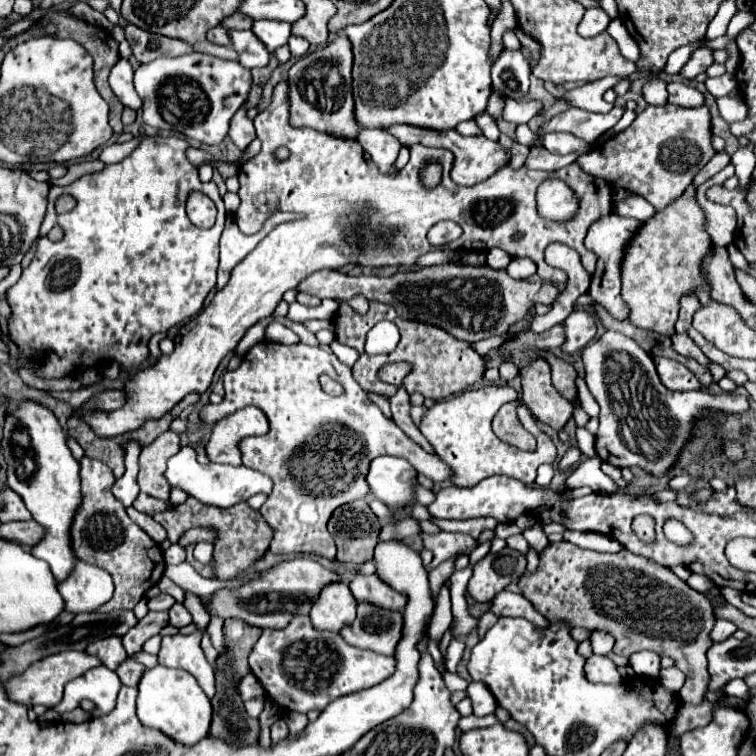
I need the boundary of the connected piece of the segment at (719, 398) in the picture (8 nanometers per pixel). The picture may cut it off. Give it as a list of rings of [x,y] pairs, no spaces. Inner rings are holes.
[[[604,333],[600,339],[596,339],[592,345],[588,345],[584,351],[582,351],[582,361],[584,361],[584,367],[586,367],[586,383],[588,383],[588,389],[590,389],[590,393],[594,395],[594,399],[598,401],[598,405],[600,405],[600,429],[598,429],[598,435],[596,435],[596,453],[600,455],[600,459],[604,459],[604,461],[608,461],[610,465],[616,465],[616,467],[634,467],[634,465],[638,465],[640,469],[644,469],[644,471],[648,471],[648,473],[652,473],[652,475],[656,475],[656,477],[660,477],[660,475],[664,475],[666,473],[666,469],[674,463],[674,459],[678,457],[678,453],[680,453],[680,449],[684,447],[684,443],[686,443],[686,439],[688,439],[688,433],[690,433],[690,427],[692,427],[692,421],[698,417],[698,413],[702,411],[702,409],[716,409],[716,411],[726,411],[726,413],[744,413],[744,411],[748,411],[748,399],[746,397],[742,397],[742,395],[710,395],[710,393],[706,393],[706,391],[670,391],[670,389],[666,389],[662,383],[660,383],[660,379],[658,379],[658,373],[656,373],[656,367],[654,367],[654,359],[634,341],[634,339],[630,339],[630,337],[626,337],[626,335],[622,335],[622,333]]]

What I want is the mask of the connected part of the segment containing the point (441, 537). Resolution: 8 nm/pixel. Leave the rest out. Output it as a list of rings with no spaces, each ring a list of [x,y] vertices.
[[[440,531],[438,535],[422,533],[422,541],[424,547],[434,553],[434,561],[426,567],[428,572],[450,557],[470,555],[476,549],[476,539],[464,533],[444,533],[444,531]]]

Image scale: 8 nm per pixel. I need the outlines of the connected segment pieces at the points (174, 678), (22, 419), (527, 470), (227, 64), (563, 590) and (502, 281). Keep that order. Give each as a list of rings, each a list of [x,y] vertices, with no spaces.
[[[156,665],[154,669],[146,669],[144,677],[138,685],[138,719],[152,729],[164,731],[166,737],[182,743],[186,747],[198,743],[208,735],[210,729],[210,699],[188,671],[182,669],[166,669]]]
[[[22,399],[18,403],[18,407],[12,413],[6,415],[2,449],[4,449],[4,459],[6,459],[6,465],[8,465],[8,487],[22,497],[22,501],[26,503],[32,517],[40,525],[46,527],[46,535],[38,545],[32,547],[32,555],[38,557],[38,559],[44,559],[50,565],[56,581],[62,581],[72,571],[74,559],[76,559],[74,553],[70,551],[68,531],[70,531],[70,521],[74,517],[74,511],[78,509],[80,499],[82,499],[82,495],[80,495],[80,477],[78,477],[80,465],[74,461],[74,457],[72,457],[72,453],[66,445],[66,435],[60,427],[56,415],[48,407],[40,405],[34,399]]]
[[[484,385],[478,389],[464,391],[460,395],[448,397],[442,403],[436,403],[430,407],[422,419],[420,431],[430,441],[430,445],[436,449],[438,457],[446,461],[454,469],[452,483],[458,487],[474,487],[482,479],[490,475],[508,475],[514,477],[526,485],[534,483],[536,469],[542,463],[554,463],[556,461],[556,447],[554,443],[538,445],[536,451],[520,451],[518,447],[512,447],[508,443],[502,443],[492,433],[492,419],[498,413],[498,409],[516,399],[518,393],[510,385]]]
[[[188,53],[182,57],[162,57],[148,65],[140,65],[134,71],[134,87],[136,93],[142,99],[142,119],[144,123],[156,127],[156,129],[168,129],[178,131],[190,139],[196,139],[206,145],[222,143],[222,139],[228,133],[228,123],[232,115],[242,107],[242,103],[248,99],[252,89],[252,75],[250,69],[242,67],[238,61],[224,61],[206,53]]]
[[[560,541],[560,543],[550,543],[540,551],[540,565],[536,573],[522,575],[518,587],[522,595],[534,605],[534,609],[542,613],[550,623],[560,621],[590,631],[610,631],[612,637],[616,639],[616,655],[628,657],[636,651],[650,649],[660,657],[674,659],[674,665],[682,673],[686,673],[686,683],[680,689],[682,701],[694,705],[702,703],[708,685],[706,651],[712,647],[708,633],[716,619],[708,599],[702,593],[688,587],[668,567],[662,567],[652,559],[642,559],[640,555],[632,555],[626,549],[622,549],[620,553],[600,553],[600,551],[582,549],[568,541]]]
[[[432,265],[432,267],[418,269],[418,271],[398,271],[392,277],[376,277],[376,275],[354,277],[354,275],[346,275],[340,271],[322,269],[322,271],[316,271],[314,275],[310,275],[308,279],[304,279],[298,285],[298,291],[316,295],[320,299],[324,299],[324,297],[328,297],[328,299],[352,299],[356,295],[364,295],[368,301],[378,299],[378,303],[392,303],[392,307],[396,309],[396,313],[402,319],[418,319],[422,323],[442,327],[444,331],[448,331],[456,339],[462,339],[468,343],[488,339],[494,335],[504,335],[506,331],[510,331],[510,327],[514,323],[524,321],[534,305],[538,305],[538,303],[550,305],[550,303],[554,303],[554,299],[558,295],[558,287],[548,283],[548,281],[544,281],[544,283],[542,281],[516,281],[504,269],[492,269],[488,265],[486,267]]]

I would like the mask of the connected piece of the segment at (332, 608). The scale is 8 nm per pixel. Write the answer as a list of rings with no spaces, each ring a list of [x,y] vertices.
[[[332,583],[322,589],[318,601],[310,611],[312,625],[320,631],[340,633],[342,627],[354,621],[356,599],[346,583]]]

